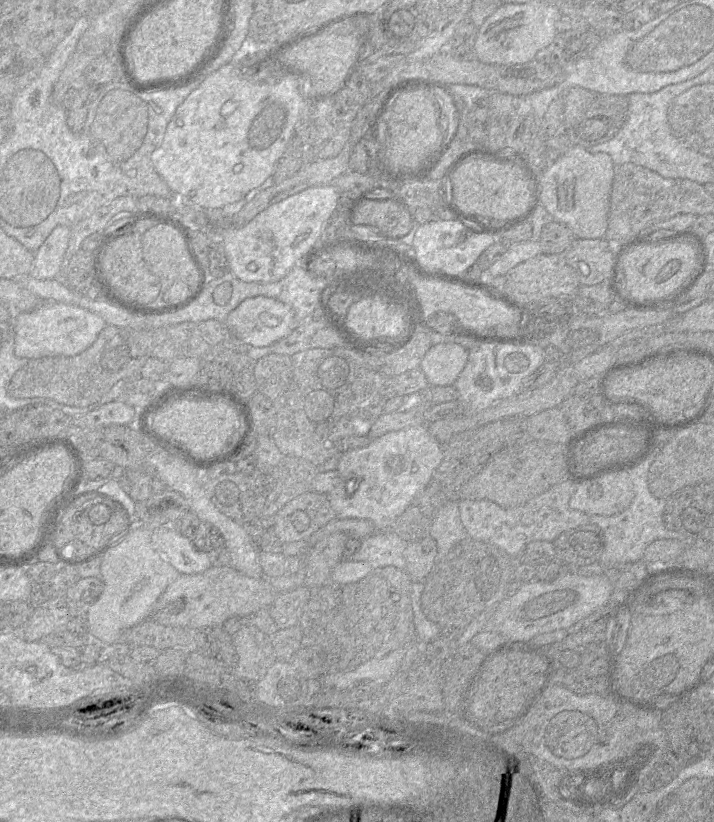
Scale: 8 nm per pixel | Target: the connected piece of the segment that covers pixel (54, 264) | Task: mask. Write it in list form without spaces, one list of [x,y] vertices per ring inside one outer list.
[[[59,225],[53,229],[34,253],[29,276],[35,279],[54,279],[63,269],[71,227]]]

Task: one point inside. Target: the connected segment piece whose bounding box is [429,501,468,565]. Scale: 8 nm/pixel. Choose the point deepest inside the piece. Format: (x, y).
(447, 530)

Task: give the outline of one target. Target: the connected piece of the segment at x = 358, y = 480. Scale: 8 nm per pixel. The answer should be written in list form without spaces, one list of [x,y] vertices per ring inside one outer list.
[[[425,424],[388,432],[376,439],[372,439],[370,444],[366,447],[351,449],[347,452],[340,452],[340,454],[340,460],[337,467],[337,471],[341,475],[340,483],[327,494],[330,505],[334,511],[335,518],[363,519],[371,522],[377,531],[391,531],[396,519],[403,513],[403,511],[408,507],[408,505],[416,497],[416,495],[431,482],[435,470],[442,462],[443,446],[430,435],[427,424]]]

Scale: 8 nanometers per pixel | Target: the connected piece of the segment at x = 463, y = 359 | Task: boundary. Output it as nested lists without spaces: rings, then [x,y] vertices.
[[[446,340],[435,343],[423,357],[420,370],[425,375],[429,386],[454,385],[464,369],[469,357],[469,350],[462,345]]]

